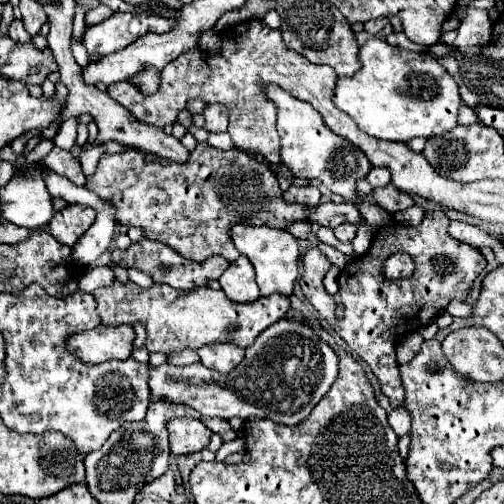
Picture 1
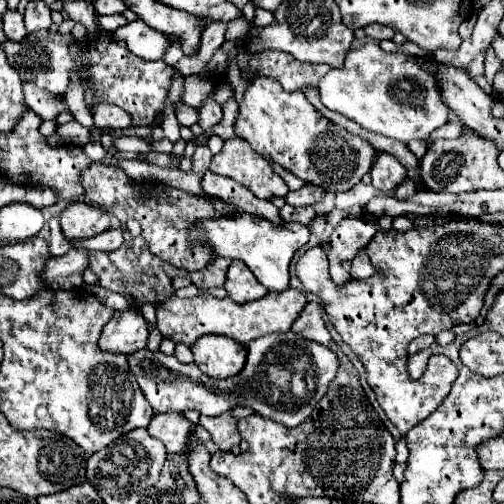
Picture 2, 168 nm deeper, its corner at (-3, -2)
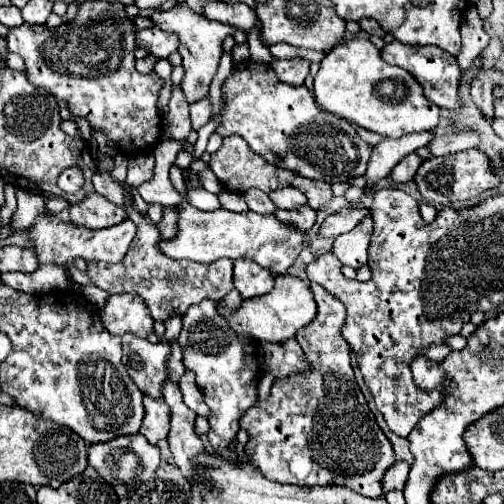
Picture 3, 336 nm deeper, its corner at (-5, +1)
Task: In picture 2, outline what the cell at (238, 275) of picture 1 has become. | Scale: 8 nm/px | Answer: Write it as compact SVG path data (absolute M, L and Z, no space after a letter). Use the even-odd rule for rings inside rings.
M242 262L230 264L224 288L226 288L228 296L238 304L258 300L268 294L268 290L264 286L260 286L260 282L256 282L256 276Z

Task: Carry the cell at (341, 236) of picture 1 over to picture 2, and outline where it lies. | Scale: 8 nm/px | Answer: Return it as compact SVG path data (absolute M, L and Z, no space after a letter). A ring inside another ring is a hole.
M366 212L352 218L344 218L340 222L340 226L330 236L330 252L328 252L329 273L336 284L344 284L351 278L342 268L342 264L350 262L360 250L364 250L376 232L388 228L392 228L390 216L374 220Z

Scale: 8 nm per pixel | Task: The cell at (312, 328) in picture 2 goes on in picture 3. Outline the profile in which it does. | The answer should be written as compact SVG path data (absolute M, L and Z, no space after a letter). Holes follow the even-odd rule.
M316 283L310 289L318 313L312 323L298 331L296 341L312 363L314 373L276 381L270 397L258 401L242 415L240 427L248 431L244 453L248 463L258 467L270 481L308 487L336 483L360 495L380 499L384 495L382 477L394 463L394 449L376 425L376 417L356 385L350 345L340 335L346 319L344 305Z

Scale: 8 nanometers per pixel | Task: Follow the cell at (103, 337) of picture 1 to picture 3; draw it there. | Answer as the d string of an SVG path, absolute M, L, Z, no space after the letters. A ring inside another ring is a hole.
M134 293L112 295L100 309L100 315L110 335L122 337L126 333L132 333L140 339L146 339L152 333L154 319L150 317L142 299Z

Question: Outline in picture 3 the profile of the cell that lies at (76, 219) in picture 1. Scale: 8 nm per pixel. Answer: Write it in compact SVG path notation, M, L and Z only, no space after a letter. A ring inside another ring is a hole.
M98 193L88 195L76 205L70 205L70 221L78 227L88 227L88 229L106 229L112 225L118 225L126 219L124 207L116 207L108 203L104 197Z

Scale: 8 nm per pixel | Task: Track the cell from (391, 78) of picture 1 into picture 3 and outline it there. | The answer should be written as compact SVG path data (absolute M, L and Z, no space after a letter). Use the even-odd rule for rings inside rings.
M356 37L356 39L348 39L338 43L330 55L326 55L320 61L320 71L314 77L314 95L316 101L330 113L346 117L354 123L358 123L364 129L370 129L382 137L402 137L408 133L420 133L420 131L430 131L438 125L438 113L440 107L430 103L426 99L426 95L422 93L420 83L402 67L394 67L388 65L386 61L380 59L380 51L374 47L374 43L370 39L364 37Z

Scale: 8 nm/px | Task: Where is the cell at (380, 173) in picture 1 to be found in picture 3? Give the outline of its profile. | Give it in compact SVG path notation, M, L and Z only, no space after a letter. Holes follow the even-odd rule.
M410 153L410 155L406 155L402 161L398 161L394 165L394 169L388 173L386 179L394 181L394 183L408 183L416 175L420 163L422 163L422 159L416 153Z

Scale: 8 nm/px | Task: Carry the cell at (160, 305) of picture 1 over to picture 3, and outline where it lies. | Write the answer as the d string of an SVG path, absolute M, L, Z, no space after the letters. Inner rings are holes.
M278 275L276 285L270 293L252 297L252 299L244 299L238 309L226 307L222 299L216 305L218 305L218 313L228 321L234 333L250 335L258 341L286 341L294 337L298 329L308 325L316 315L316 303L314 303L310 287L290 275Z

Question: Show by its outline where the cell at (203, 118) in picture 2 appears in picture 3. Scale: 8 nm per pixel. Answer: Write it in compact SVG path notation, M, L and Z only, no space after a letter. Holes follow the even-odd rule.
M204 97L204 99L200 99L200 101L190 105L190 121L192 121L194 129L200 129L202 125L206 125L210 117L212 117L210 97Z

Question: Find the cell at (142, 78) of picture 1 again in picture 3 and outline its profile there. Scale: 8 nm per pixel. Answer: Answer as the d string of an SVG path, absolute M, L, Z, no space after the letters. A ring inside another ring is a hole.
M86 1L78 9L78 17L74 21L66 21L56 29L46 25L20 25L14 27L8 35L8 49L18 53L26 63L26 77L36 87L50 91L56 99L64 101L72 115L84 117L90 121L92 129L102 129L120 149L124 151L142 151L150 149L160 141L162 125L160 113L156 107L158 93L164 85L164 79L156 73L142 75L134 69L134 33L136 27L124 13L124 5L106 3L106 1Z

